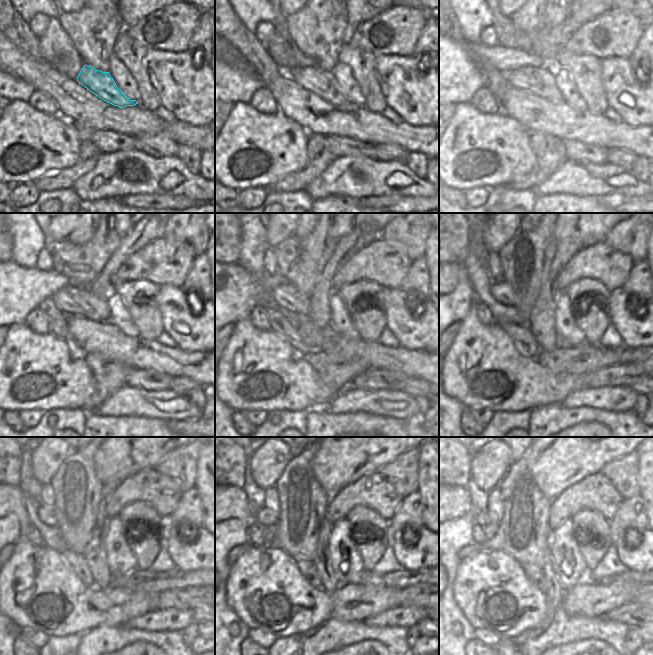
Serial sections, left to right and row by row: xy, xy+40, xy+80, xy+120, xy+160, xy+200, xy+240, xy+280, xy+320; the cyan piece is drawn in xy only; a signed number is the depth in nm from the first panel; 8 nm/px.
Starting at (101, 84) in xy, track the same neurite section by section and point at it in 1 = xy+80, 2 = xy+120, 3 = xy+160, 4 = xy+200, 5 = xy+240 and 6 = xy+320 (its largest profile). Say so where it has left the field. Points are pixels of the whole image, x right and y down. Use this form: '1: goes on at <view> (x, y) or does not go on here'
1: goes on at xy+80 (541, 81)
2: goes on at xy+120 (71, 301)
3: goes on at xy+160 (286, 296)
4: goes on at xy+200 (500, 290)
5: goes on at xy+240 (47, 515)
6: goes on at xy+320 (481, 517)

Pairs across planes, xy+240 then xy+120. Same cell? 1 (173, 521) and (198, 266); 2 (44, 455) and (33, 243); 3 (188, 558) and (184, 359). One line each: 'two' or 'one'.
1: one
2: two
3: two

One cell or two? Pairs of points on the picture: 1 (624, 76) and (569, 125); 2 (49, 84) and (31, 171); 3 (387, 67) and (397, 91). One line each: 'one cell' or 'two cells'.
1: two cells
2: two cells
3: one cell

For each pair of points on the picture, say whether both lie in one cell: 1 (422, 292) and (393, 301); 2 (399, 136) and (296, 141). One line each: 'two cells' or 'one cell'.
1: two cells
2: two cells

